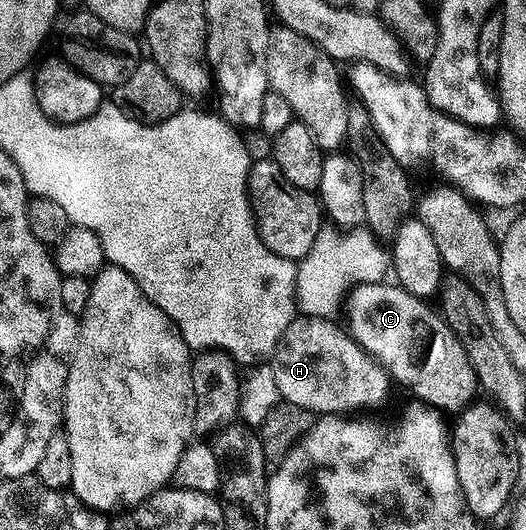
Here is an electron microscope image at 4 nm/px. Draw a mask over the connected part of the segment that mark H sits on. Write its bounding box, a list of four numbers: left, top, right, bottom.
[272,316,392,416]

